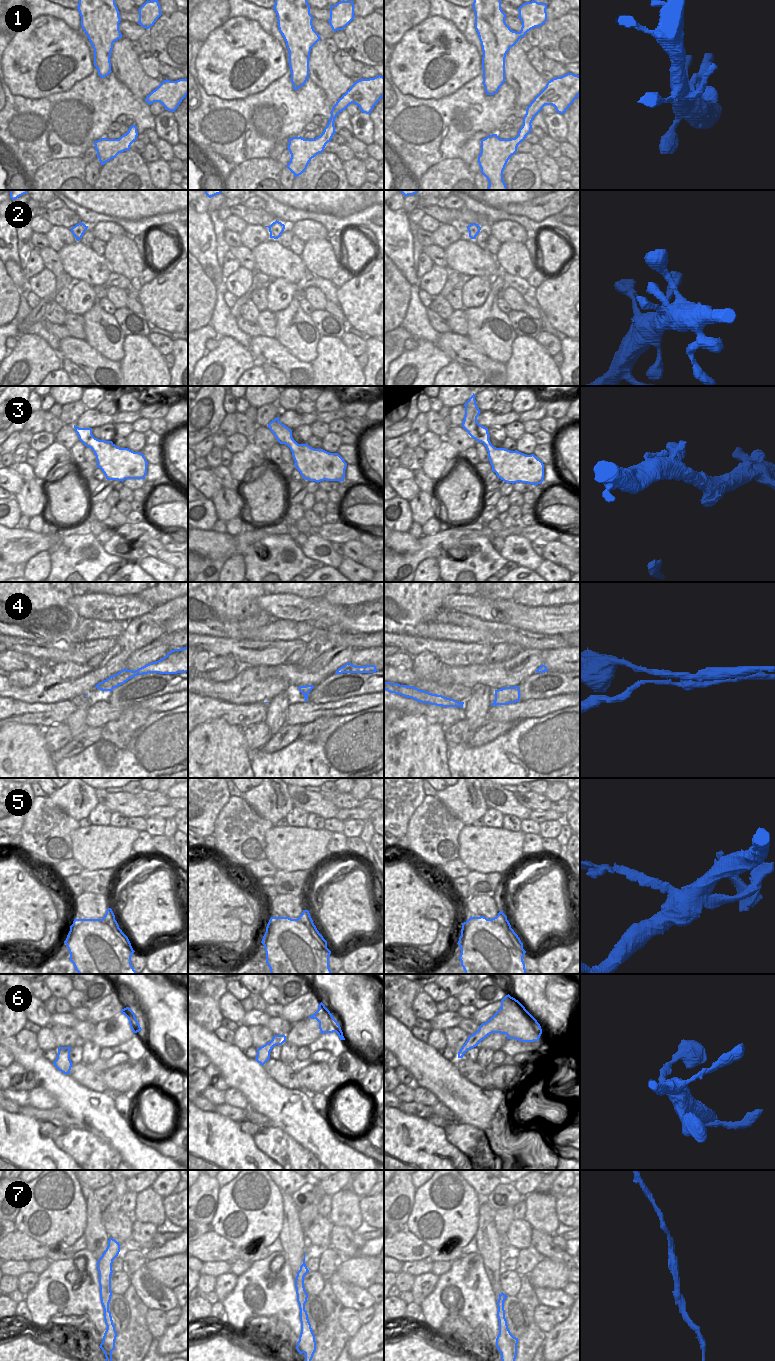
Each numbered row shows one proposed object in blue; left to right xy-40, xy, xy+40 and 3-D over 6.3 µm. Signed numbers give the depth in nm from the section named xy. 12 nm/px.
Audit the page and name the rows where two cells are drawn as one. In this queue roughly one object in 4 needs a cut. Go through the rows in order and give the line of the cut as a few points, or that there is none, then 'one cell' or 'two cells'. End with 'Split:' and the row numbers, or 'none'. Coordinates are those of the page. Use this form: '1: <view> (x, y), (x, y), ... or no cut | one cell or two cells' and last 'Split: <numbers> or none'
1: no cut | one cell
2: no cut | one cell
3: no cut | one cell
4: xy (308, 692), (303, 693) | two cells
5: xy+40 (490, 919), (503, 928), (510, 940), (518, 948), (522, 948) | two cells
6: no cut | one cell
7: no cut | one cell
Split: 4, 5

